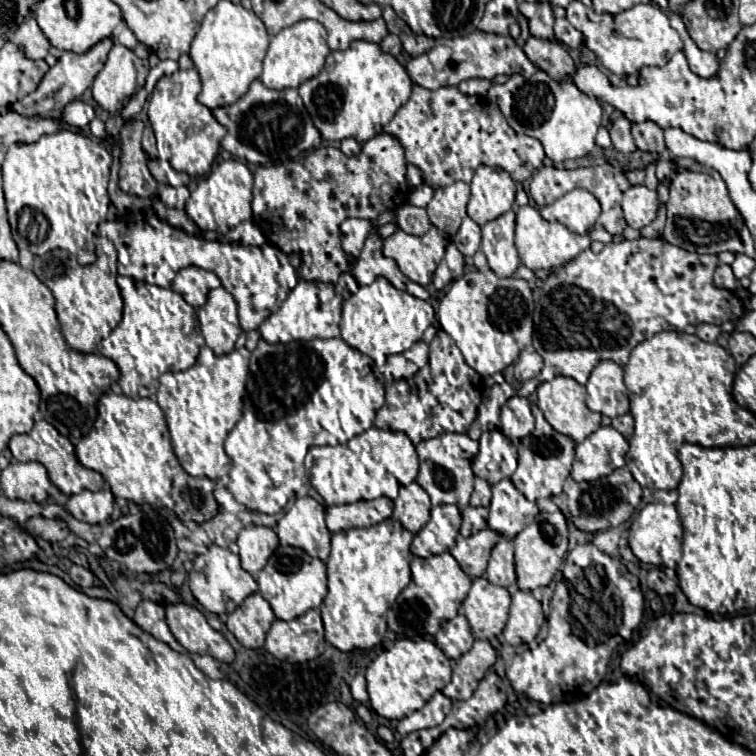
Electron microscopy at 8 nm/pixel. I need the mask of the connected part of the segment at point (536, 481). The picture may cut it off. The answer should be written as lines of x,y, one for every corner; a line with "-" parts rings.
532,404
532,414
536,418
536,428
532,430
530,436
526,436
520,446
518,446
518,468
512,474
514,486
528,498
528,500
538,500
538,498
548,498
556,496
562,492
564,480
570,476
570,468
574,462
574,446
576,442
560,432
556,432
540,412
536,404

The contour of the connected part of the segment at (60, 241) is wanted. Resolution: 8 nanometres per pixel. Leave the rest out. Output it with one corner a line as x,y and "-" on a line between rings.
61,129
55,134
44,134
38,142
32,144
22,142
12,144
2,164
2,174
4,174
8,220
18,248
26,248
32,254
46,254
54,248
64,248
70,254
74,254
82,266
92,264
96,260
94,252
96,228
106,218
110,206
106,188
110,180
111,165
112,156
106,146
102,146
94,138
70,130

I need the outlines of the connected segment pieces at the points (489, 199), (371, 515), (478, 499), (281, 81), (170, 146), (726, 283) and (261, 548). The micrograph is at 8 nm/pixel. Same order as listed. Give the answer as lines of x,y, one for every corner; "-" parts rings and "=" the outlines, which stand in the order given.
480,166
470,182
470,188
468,216
480,226
512,210
514,206
516,182
510,172
504,172
502,168
=
384,496
377,499
384,500
387,504
381,506
381,504
375,504
377,500
370,500
371,502
360,500
360,502
354,502
354,504
326,508
328,530
330,532
340,532
340,530
350,530
350,528
366,528
366,526
374,526
374,524
390,518
393,513
392,500
=
476,478
476,484
474,484
474,492
472,492
472,498
470,498
470,506
484,506
488,508
490,506
490,484
482,478
=
316,20
296,22
294,26
288,26
270,38
270,48
264,58
264,72
260,80
266,88
272,90
298,88
302,82
320,74
326,54
330,54
330,48
326,44
326,28
=
194,68
178,70
172,76
164,76
158,80
148,106
148,118
158,140
158,158
168,160
176,172
186,172
188,176
204,176
210,172
210,166
220,150
220,140
226,134
226,128
218,124
212,110
198,102
198,94
198,72
=
718,266
714,272
714,284
718,288
728,288
728,290
736,290
736,278
732,274
730,266
=
250,526
240,532
238,548
240,548
240,560
244,564
244,570
256,576
264,568
272,552
278,548
278,536
272,528

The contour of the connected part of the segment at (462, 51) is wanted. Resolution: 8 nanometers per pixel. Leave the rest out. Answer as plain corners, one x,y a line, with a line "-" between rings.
474,30
468,36
446,40
446,46
452,48
452,60
450,60
450,66
444,68
442,72
436,72
432,68
432,64
430,64
430,60
428,60
426,54
408,60
406,70
408,70
408,74
410,74
410,78
412,78
414,84
424,86
428,90
436,90
440,86
458,86
462,80
468,80
468,78
486,78
486,80
492,80
498,74
506,74
506,76
512,76
512,74
532,76
534,72
538,72
536,64
532,64
528,60
528,56
524,54
524,50
510,36
496,36
496,34
486,34
486,32

